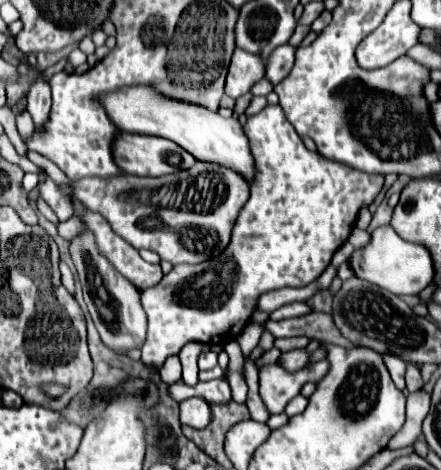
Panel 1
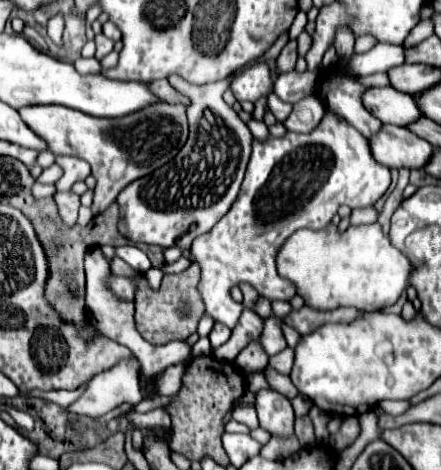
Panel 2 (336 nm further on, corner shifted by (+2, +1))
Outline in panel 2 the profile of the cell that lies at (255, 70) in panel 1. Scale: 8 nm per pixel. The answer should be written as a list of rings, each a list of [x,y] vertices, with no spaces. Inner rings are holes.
[[[254,63],[232,77],[230,89],[238,101],[256,101],[272,91],[270,69],[264,63]]]

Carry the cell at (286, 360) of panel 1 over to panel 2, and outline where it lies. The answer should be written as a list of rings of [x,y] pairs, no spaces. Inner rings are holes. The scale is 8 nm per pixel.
[[[260,389],[256,393],[256,411],[260,425],[272,435],[294,433],[294,409],[290,401],[274,389]]]

